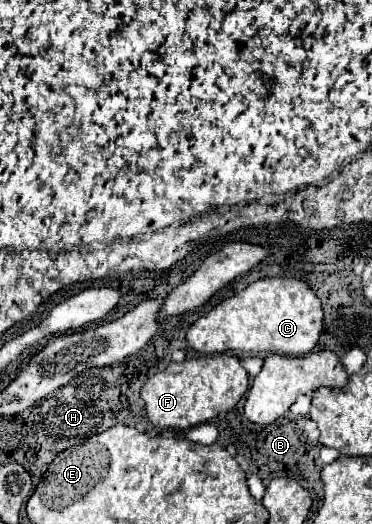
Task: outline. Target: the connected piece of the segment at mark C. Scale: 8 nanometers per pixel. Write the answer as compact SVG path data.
M262 278L240 294L220 302L208 314L198 318L186 338L188 346L204 354L222 354L230 350L242 352L274 352L286 356L308 354L322 330L322 308L318 296L298 278Z

